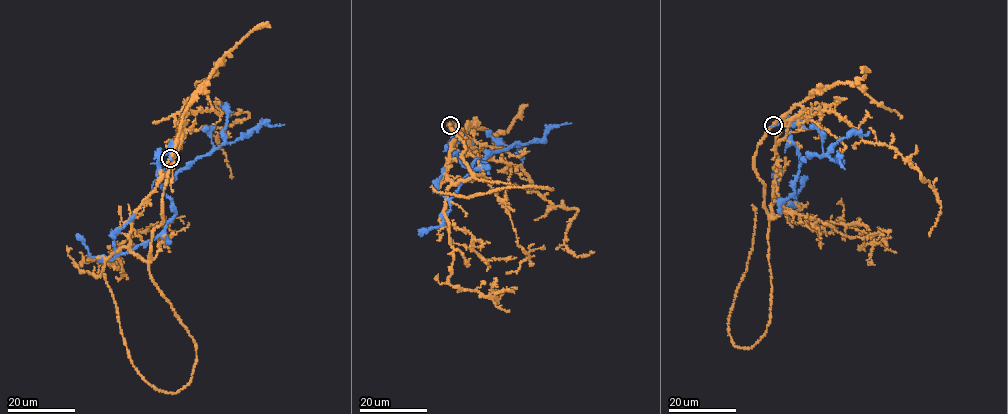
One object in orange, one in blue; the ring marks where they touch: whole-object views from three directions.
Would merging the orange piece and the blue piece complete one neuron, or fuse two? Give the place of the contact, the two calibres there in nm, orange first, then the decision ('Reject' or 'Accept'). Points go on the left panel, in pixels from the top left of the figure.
Place: (170, 158). Thickness 260 nm (orange) against 500 nm. Reject

